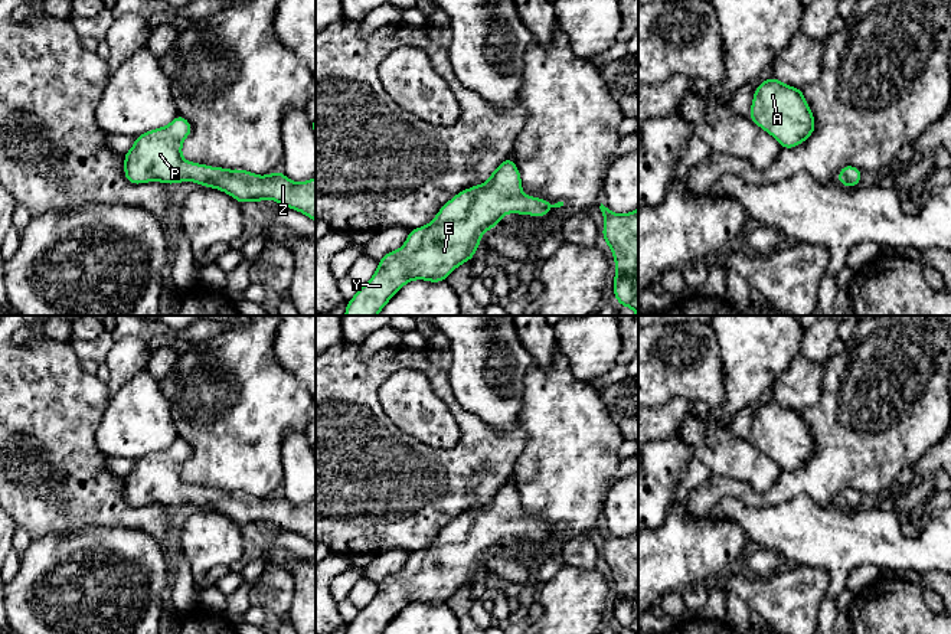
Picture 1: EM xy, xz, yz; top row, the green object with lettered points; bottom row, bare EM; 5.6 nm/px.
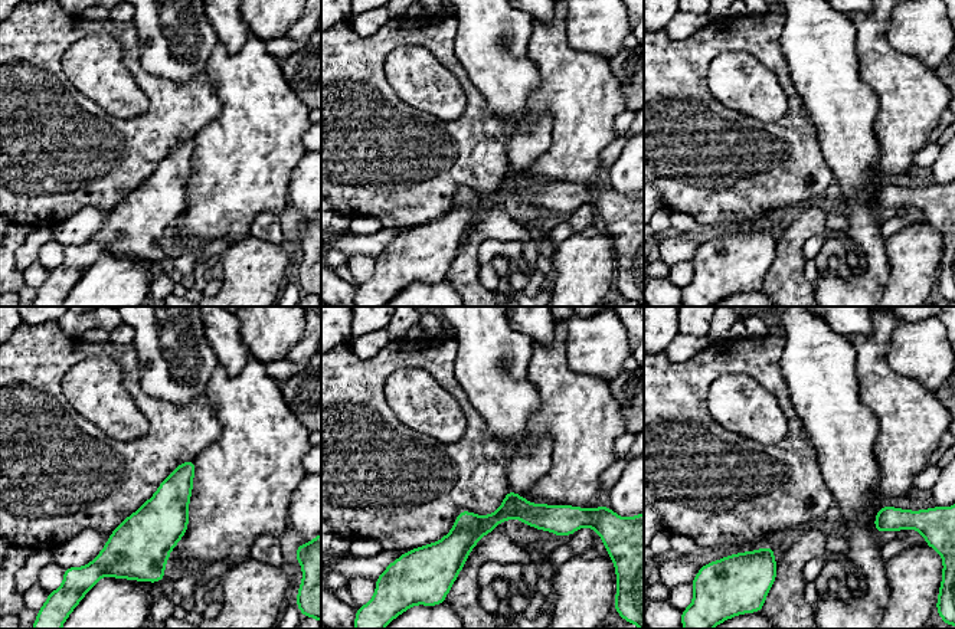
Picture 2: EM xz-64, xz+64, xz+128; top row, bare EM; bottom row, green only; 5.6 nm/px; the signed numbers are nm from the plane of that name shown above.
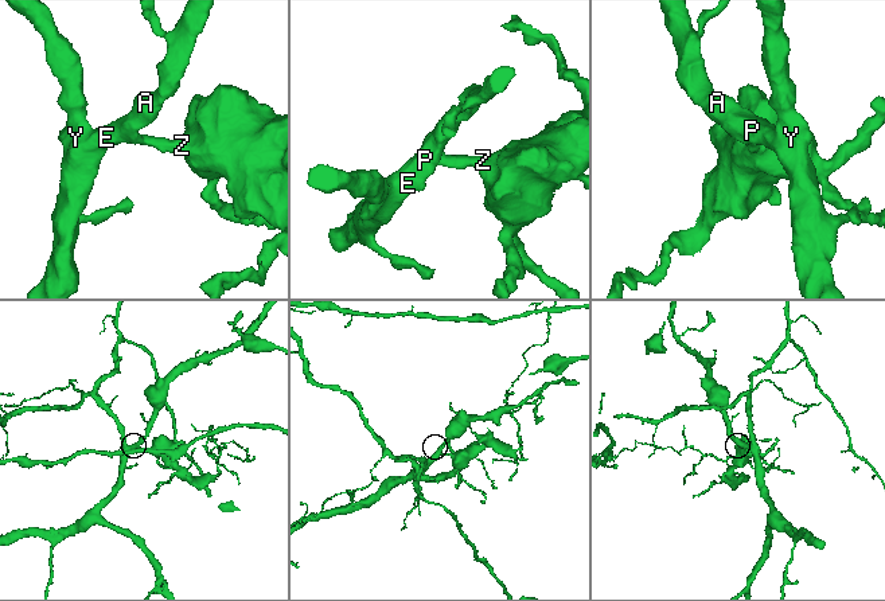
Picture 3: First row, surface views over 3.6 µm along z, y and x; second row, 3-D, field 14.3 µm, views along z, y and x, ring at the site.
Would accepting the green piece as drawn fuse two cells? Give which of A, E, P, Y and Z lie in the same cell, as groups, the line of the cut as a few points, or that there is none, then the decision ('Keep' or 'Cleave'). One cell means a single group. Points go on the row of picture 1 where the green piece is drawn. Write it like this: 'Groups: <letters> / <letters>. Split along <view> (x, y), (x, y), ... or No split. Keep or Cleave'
Groups: A E P Y Z. No split. Keep

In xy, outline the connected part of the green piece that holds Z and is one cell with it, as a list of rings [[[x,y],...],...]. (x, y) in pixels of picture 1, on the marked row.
[[[182,115],[166,127],[135,137],[134,146],[124,154],[124,176],[133,184],[163,182],[174,184],[196,182],[219,189],[239,203],[272,199],[295,209],[316,222],[316,177],[301,183],[291,182],[280,170],[268,176],[235,169],[210,167],[186,161],[182,143],[192,133],[192,124]]]

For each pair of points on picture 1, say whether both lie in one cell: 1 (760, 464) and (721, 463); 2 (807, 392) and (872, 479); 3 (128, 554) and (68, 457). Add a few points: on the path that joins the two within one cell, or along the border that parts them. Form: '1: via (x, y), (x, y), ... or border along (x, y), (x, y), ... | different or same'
1: via (749, 464), (731, 463) | same
2: border along (823, 369), (822, 395), (801, 411) | different
3: border along (78, 530), (87, 526), (127, 526), (144, 533) | different

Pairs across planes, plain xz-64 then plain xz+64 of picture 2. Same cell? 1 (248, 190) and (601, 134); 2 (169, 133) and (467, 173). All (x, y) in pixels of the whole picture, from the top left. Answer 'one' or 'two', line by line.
1: one
2: one

